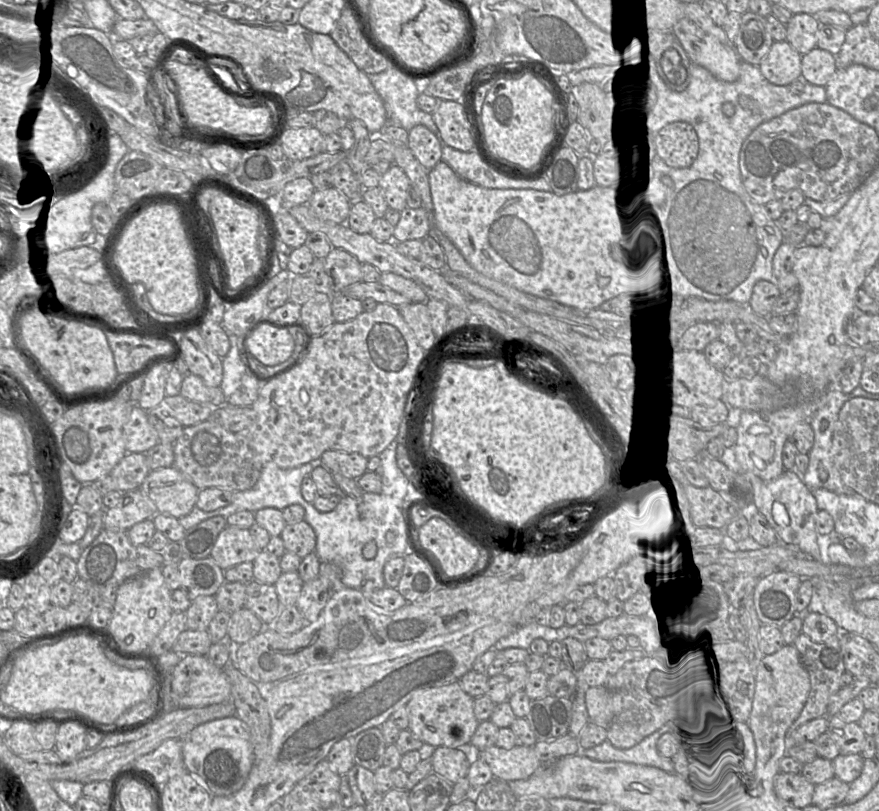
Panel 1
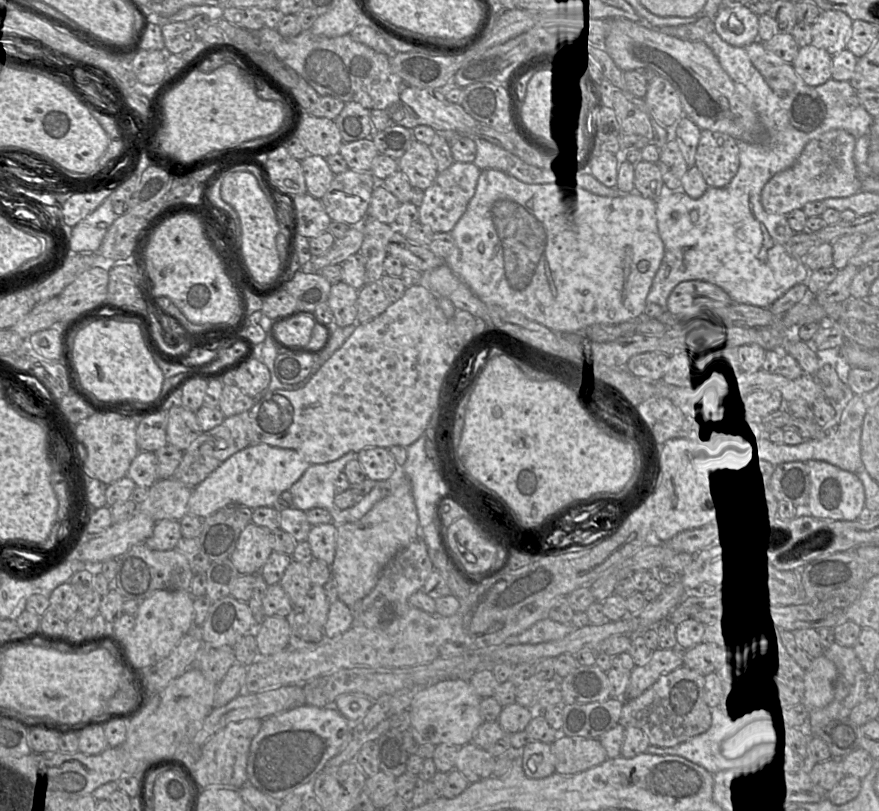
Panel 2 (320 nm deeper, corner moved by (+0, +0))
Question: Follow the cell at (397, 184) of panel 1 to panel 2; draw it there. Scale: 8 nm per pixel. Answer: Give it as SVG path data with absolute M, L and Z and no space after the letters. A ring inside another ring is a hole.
M413 141L404 155L398 159L398 169L402 171L413 188L426 190L437 177L437 164L430 147Z

